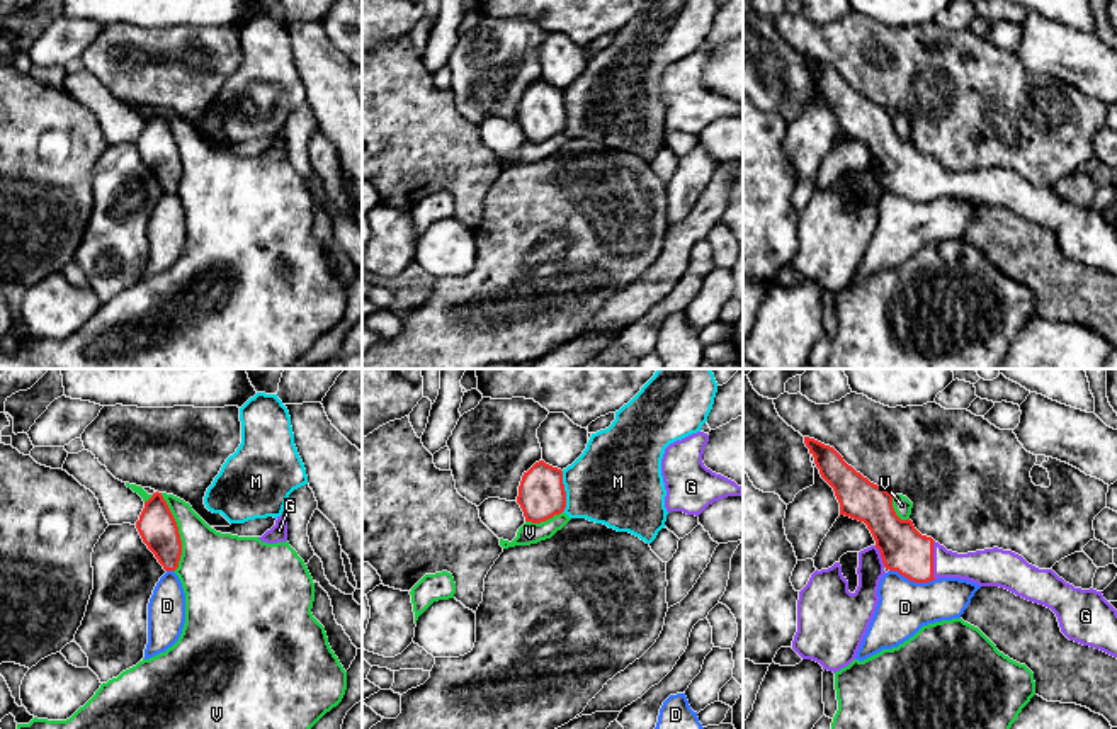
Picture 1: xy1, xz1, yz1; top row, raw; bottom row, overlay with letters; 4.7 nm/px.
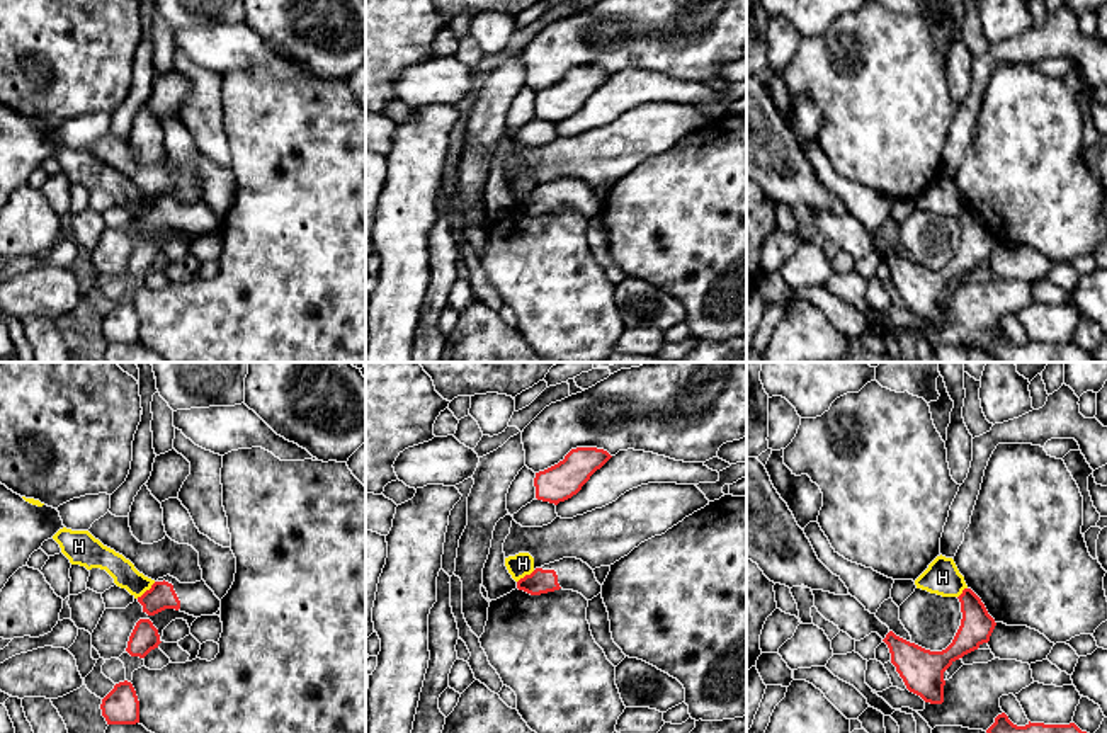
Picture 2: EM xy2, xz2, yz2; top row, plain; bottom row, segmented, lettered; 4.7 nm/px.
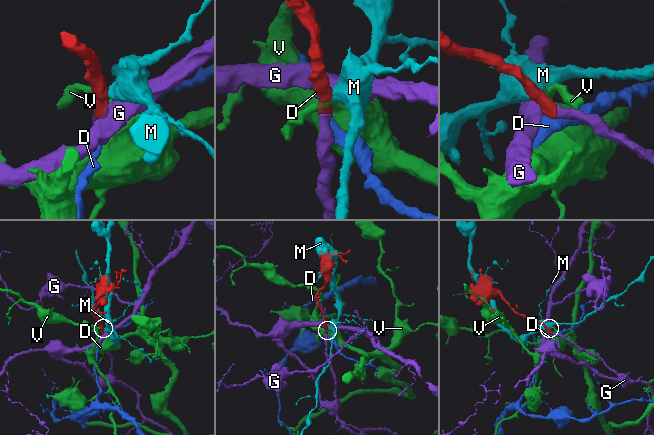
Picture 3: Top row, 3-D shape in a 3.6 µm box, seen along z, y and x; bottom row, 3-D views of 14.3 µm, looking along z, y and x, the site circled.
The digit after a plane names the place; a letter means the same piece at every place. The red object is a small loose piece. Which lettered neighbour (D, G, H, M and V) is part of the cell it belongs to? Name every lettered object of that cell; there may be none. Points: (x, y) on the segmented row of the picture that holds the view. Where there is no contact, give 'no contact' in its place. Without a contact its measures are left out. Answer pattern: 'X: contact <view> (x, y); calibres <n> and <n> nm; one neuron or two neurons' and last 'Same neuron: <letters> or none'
D: contact yz1 (912, 580); calibres 220 and 240 nm; two neurons
G: contact yz1 (932, 559); calibres 220 and 160 nm; one neuron
H: contact xy2 (147, 590); calibres 130 and 120 nm; two neurons
M: contact xz1 (565, 491); calibres 220 and 420 nm; two neurons
V: contact xy1 (177, 532); calibres 180 and 340 nm; two neurons
Same neuron: G

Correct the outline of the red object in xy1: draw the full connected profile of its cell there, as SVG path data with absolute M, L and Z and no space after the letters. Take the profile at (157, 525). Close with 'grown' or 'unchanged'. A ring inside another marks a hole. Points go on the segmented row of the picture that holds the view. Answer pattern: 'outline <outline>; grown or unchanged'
outline M162 493L145 501L136 528L165 571L175 571L182 556L177 522Z; unchanged

